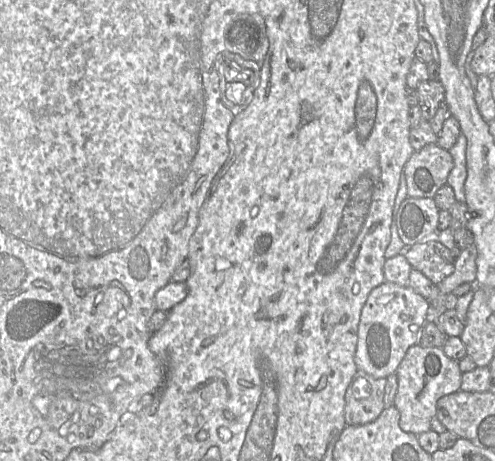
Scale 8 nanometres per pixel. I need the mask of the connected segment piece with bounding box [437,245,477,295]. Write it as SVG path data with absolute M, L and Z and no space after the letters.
M475 245L462 250L460 256L455 260L453 273L437 285L441 295L453 292L456 287L463 283L476 284L476 259L477 248Z

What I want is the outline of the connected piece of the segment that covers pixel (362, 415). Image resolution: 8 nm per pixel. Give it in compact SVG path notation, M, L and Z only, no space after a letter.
M358 369L345 393L346 425L364 425L376 420L385 408L386 378L376 378Z

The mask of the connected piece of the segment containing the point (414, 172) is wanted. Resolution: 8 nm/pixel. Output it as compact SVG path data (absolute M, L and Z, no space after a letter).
M437 143L414 151L404 166L408 197L433 198L447 184L453 166L450 152Z

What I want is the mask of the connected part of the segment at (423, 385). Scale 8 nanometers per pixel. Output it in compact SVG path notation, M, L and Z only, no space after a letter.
M411 346L396 370L398 387L394 405L399 411L399 426L418 436L431 430L431 420L436 416L437 401L461 387L462 372L458 361L449 358L439 347Z

